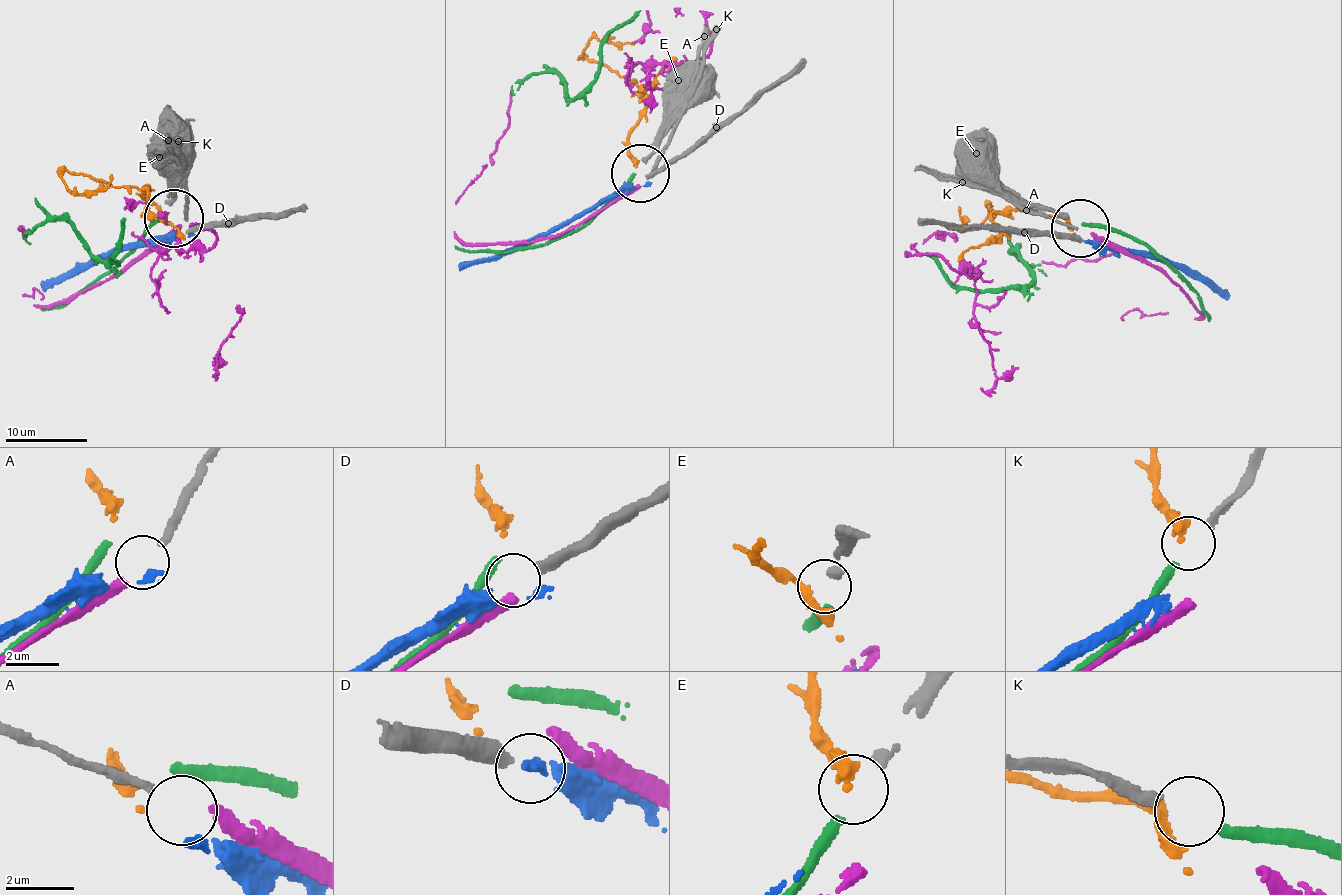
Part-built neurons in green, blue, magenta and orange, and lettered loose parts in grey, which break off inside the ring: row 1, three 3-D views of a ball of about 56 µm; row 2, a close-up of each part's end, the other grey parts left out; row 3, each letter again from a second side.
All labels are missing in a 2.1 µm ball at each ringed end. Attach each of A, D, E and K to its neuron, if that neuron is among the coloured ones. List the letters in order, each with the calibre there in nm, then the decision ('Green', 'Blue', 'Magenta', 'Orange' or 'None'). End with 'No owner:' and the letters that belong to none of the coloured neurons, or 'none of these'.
A: Thickness 280 nm. Magenta
D: Thickness 400 nm. Blue
E: Thickness 320 nm. None
K: Thickness 280 nm. Green
No owner: E

